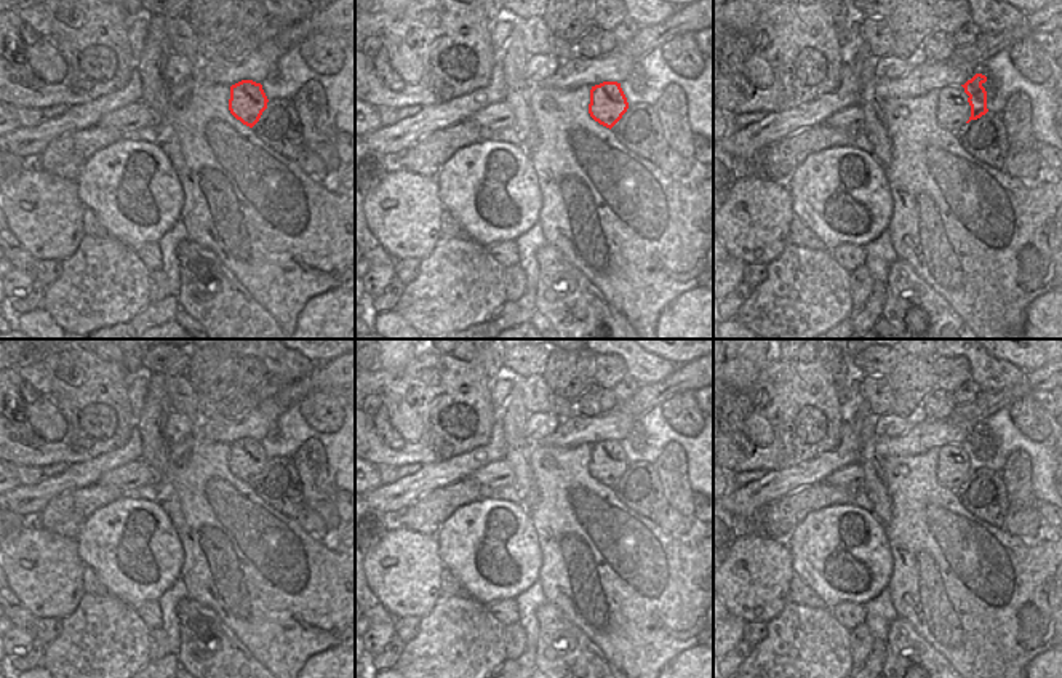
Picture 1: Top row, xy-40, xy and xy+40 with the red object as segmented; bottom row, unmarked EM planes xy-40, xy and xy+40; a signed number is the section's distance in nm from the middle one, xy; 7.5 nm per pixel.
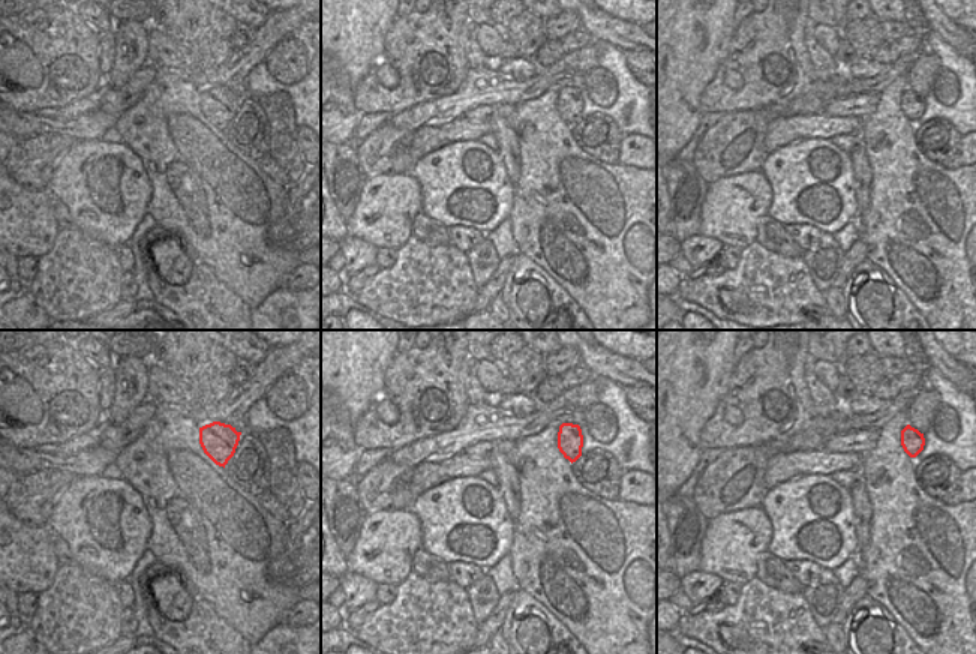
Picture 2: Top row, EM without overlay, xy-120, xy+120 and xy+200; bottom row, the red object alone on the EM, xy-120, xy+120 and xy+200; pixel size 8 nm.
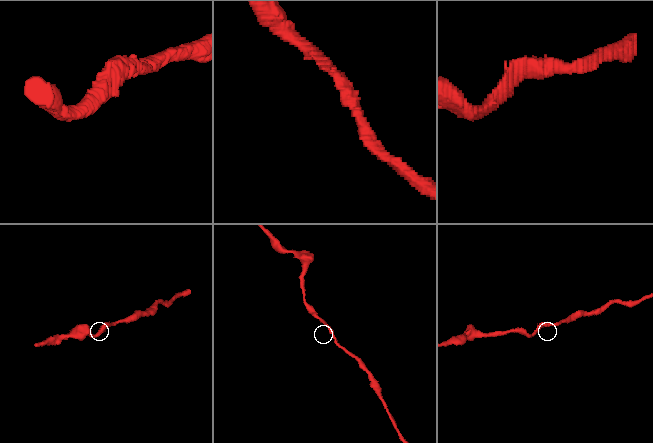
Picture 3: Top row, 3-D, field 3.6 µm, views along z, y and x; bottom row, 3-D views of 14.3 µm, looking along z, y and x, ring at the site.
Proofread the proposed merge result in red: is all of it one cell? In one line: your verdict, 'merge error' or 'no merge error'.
no merge error

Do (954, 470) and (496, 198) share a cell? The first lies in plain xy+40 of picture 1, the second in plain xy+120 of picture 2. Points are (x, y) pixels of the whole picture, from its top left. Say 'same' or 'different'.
different

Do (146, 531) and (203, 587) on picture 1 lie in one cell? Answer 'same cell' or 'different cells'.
different cells

